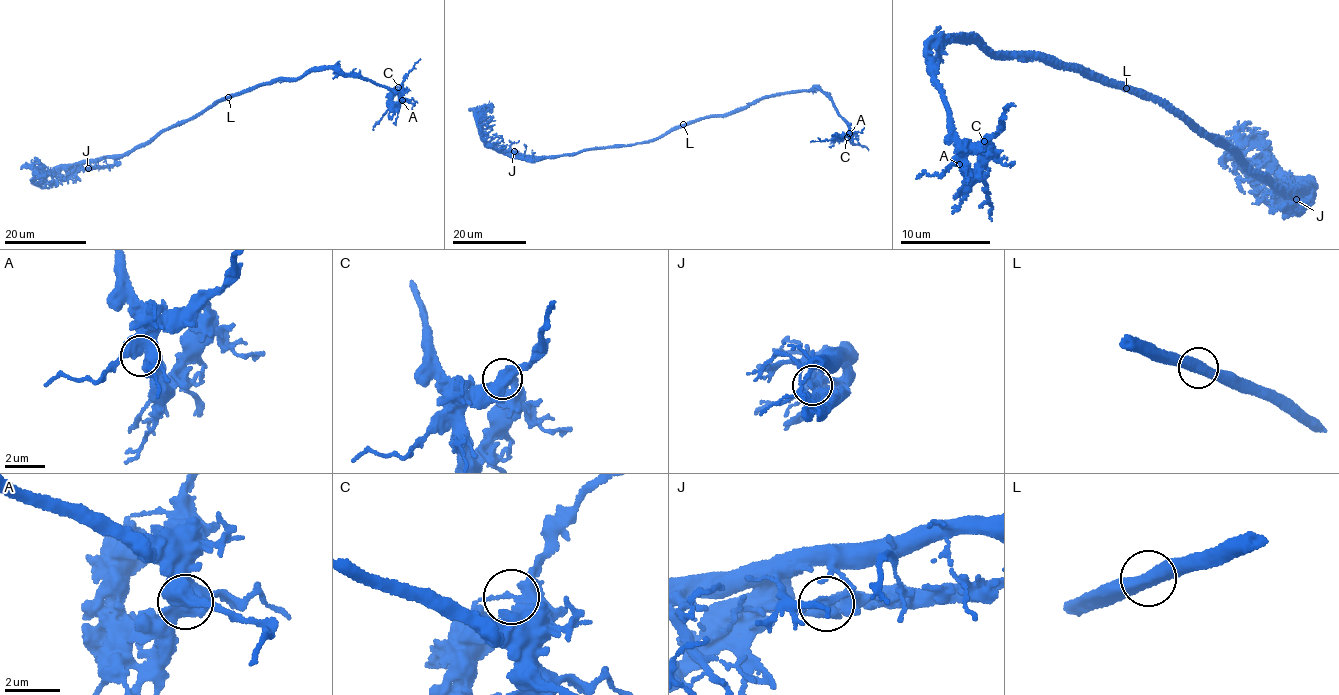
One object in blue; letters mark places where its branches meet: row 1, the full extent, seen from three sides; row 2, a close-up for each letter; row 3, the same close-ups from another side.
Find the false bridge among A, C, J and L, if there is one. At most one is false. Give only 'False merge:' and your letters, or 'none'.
False merge: none

